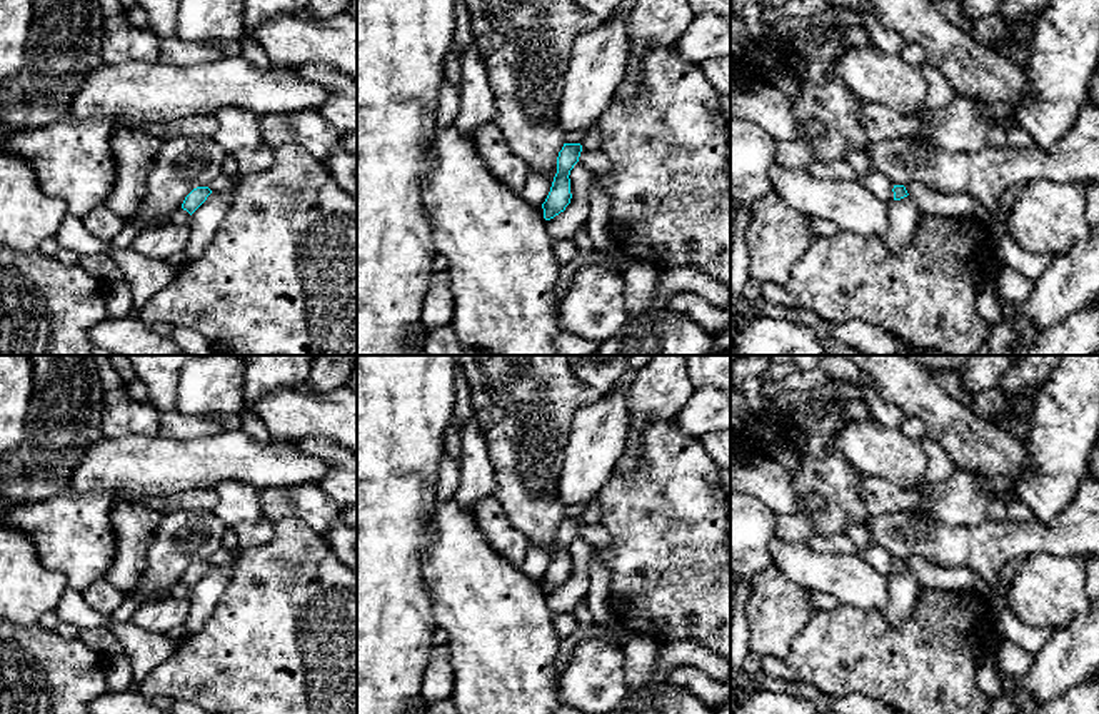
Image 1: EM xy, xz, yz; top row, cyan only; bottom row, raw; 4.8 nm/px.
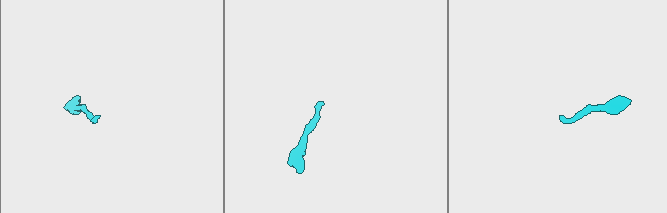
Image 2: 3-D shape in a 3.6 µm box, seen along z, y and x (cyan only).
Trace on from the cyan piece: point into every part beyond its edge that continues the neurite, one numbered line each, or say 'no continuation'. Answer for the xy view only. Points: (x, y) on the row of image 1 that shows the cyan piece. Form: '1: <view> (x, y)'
no continuation

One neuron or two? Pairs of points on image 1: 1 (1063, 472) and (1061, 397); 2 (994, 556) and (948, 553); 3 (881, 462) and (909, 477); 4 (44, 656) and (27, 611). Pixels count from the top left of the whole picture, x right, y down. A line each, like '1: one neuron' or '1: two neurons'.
1: one neuron
2: one neuron
3: one neuron
4: two neurons

